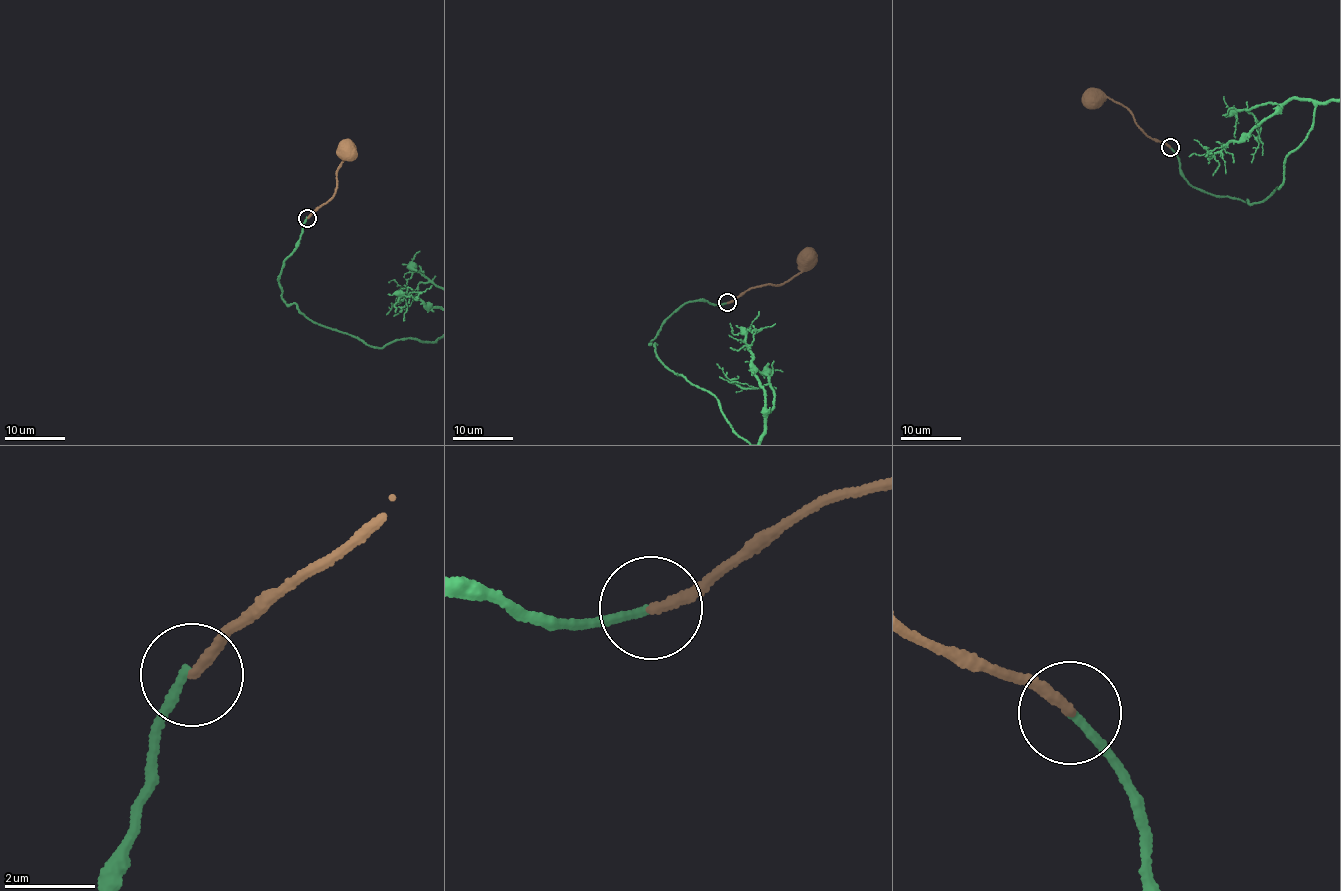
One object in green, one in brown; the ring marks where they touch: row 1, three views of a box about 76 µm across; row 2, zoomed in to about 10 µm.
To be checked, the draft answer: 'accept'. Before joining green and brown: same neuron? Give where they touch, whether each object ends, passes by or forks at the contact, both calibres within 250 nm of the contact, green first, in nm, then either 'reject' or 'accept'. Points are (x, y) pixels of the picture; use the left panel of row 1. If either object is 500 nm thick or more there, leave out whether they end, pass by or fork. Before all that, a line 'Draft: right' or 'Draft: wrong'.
Draft: right
place (307, 218); green ends; brown ends; calibres 170 and 220 nm; accept

